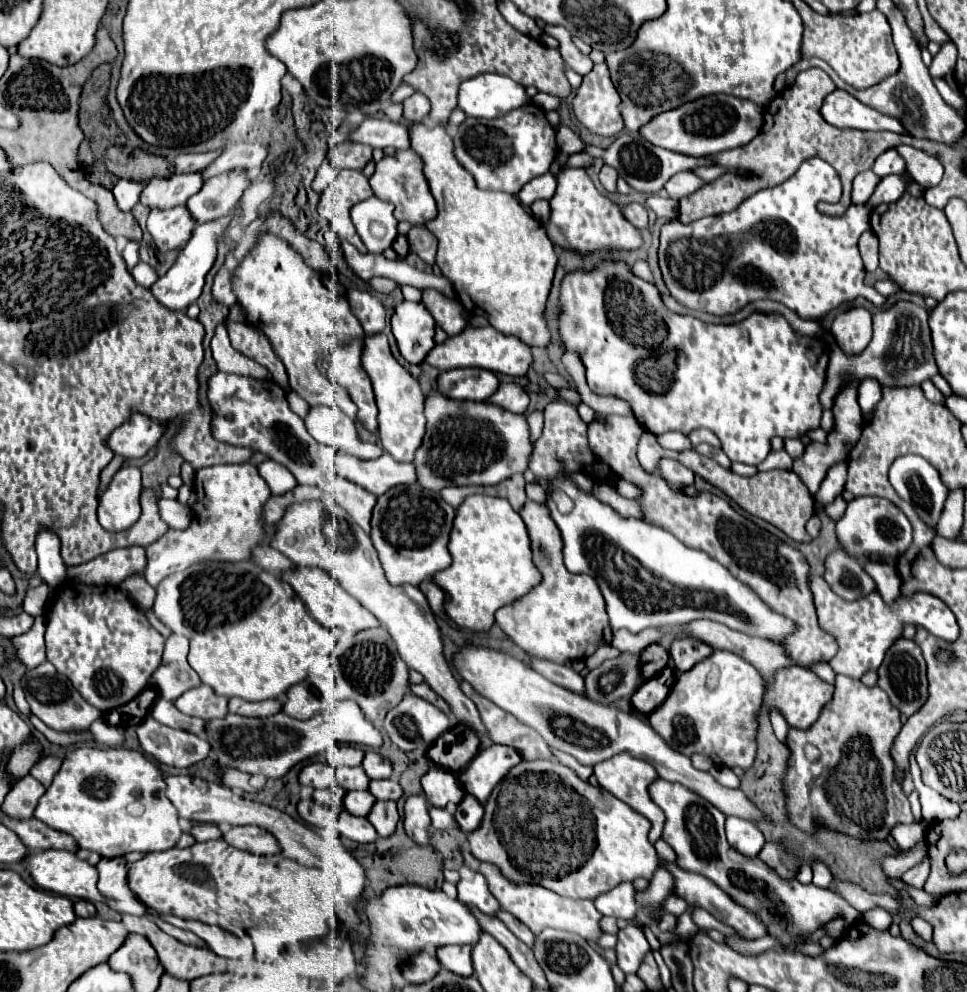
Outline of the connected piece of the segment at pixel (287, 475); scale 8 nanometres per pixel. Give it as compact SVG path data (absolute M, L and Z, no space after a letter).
M266 460L266 462L258 464L258 470L260 470L260 476L268 482L274 496L276 494L286 494L286 492L290 492L298 486L292 472L288 468L284 468L282 464L274 462L274 460Z

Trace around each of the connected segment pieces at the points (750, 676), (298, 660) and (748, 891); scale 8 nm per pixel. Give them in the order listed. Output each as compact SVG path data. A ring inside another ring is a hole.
M714 650L712 656L698 662L692 670L678 674L678 680L668 694L668 698L648 716L650 726L674 748L680 750L686 756L692 756L694 752L704 756L716 756L726 766L740 766L748 768L754 762L756 756L756 718L754 714L760 710L762 694L764 694L766 680L762 674L746 662L742 656L728 652L728 650Z
M246 560L246 562L206 562L206 564L196 564L196 566L190 566L188 570L182 570L182 572L176 572L172 576L168 576L158 588L156 588L156 602L154 602L154 614L158 616L160 622L164 622L174 634L182 634L190 640L190 654L188 654L188 662L190 666L198 672L202 684L208 684L214 688L214 692L218 696L226 696L226 698L232 698L232 696L238 696L238 698L244 698L244 700L268 700L268 698L280 698L282 694L286 694L286 690L298 682L302 682L306 676L308 676L308 670L310 666L320 658L320 654L326 654L334 648L336 644L336 636L324 628L320 622L316 622L304 602L300 598L296 598L296 592L290 588L288 582L284 582L280 576L272 574L272 572L266 572L262 570L258 564L254 564L254 560Z
M656 778L650 788L650 798L662 808L666 816L662 838L672 846L678 860L676 864L682 870L702 874L710 878L716 886L720 886L726 894L730 894L738 904L752 910L756 916L760 916L768 932L778 936L782 940L782 946L792 946L794 940L800 940L804 932L814 932L822 926L822 922L832 920L834 916L847 913L847 919L851 919L851 926L863 916L844 898L836 896L830 890L818 888L814 884L800 884L798 880L784 882L776 878L774 870L760 862L760 858L748 858L728 846L726 834L724 834L724 814L716 810L708 800L700 798L696 792L686 790L680 784Z

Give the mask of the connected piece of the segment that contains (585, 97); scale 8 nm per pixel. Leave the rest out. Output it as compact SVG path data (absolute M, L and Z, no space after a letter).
M596 64L590 74L584 76L582 86L572 100L574 116L592 132L600 136L616 136L624 130L620 114L620 96L610 80L606 64Z

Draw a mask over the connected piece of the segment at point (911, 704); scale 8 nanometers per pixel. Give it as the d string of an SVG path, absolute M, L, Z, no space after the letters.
M900 638L892 650L888 650L882 666L878 668L878 684L888 694L894 708L898 708L904 716L916 714L922 704L928 700L928 682L926 682L926 662L922 658L922 652L914 640Z

